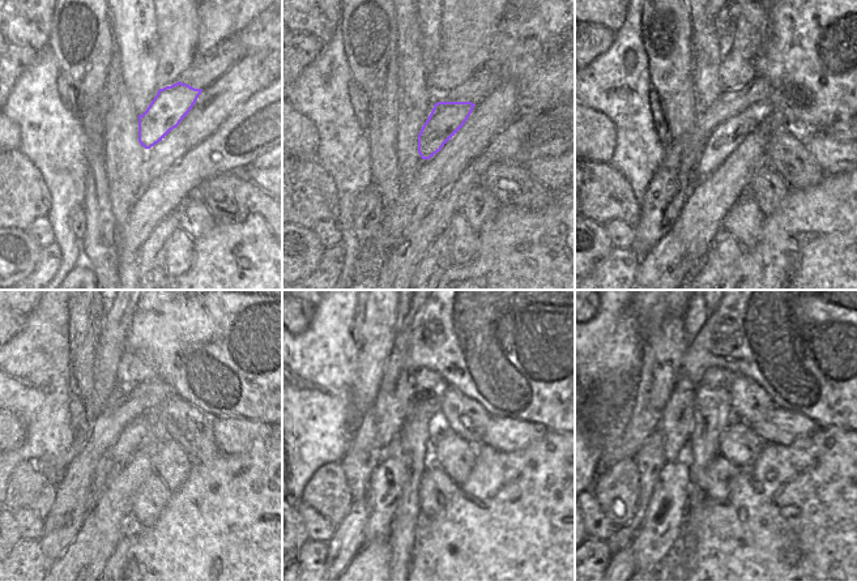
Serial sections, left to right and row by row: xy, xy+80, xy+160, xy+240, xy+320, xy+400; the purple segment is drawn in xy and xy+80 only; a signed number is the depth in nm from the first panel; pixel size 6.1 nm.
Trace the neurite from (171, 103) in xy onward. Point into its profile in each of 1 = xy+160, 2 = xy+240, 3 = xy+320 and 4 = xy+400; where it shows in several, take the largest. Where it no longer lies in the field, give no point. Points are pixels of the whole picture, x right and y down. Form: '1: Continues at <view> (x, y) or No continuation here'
1: Continues at xy+160 (727, 136)
2: Continues at xy+240 (135, 435)
3: Continues at xy+320 (386, 483)
4: Continues at xy+400 (661, 528)

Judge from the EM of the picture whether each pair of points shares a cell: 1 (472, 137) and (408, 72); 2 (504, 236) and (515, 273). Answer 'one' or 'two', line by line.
1: two
2: one

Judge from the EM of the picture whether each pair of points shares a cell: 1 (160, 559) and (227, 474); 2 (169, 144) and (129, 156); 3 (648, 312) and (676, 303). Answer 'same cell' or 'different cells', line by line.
1: same cell
2: different cells
3: same cell

